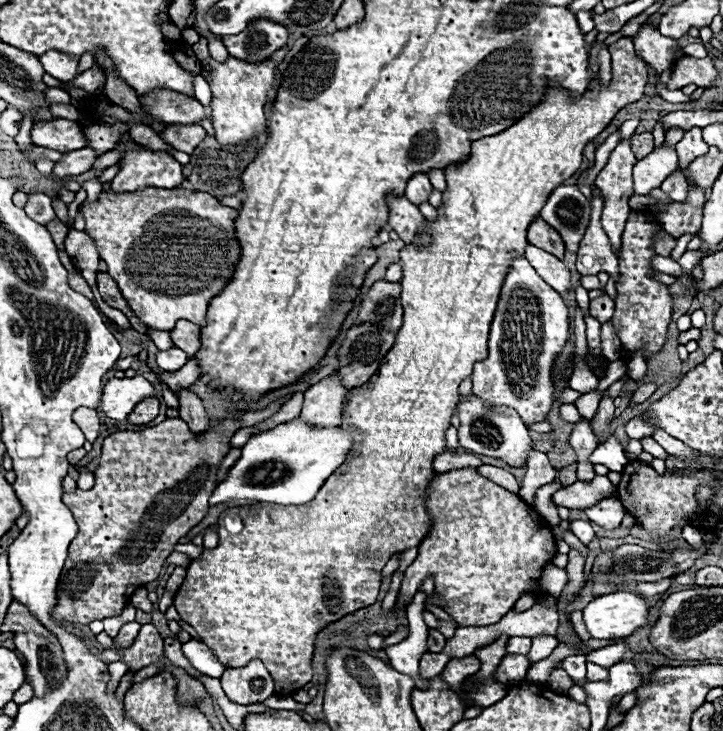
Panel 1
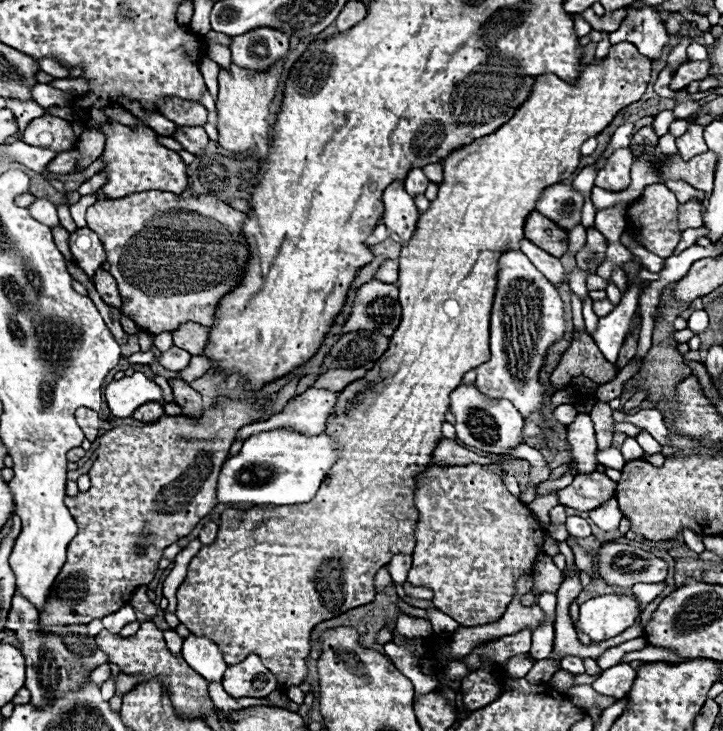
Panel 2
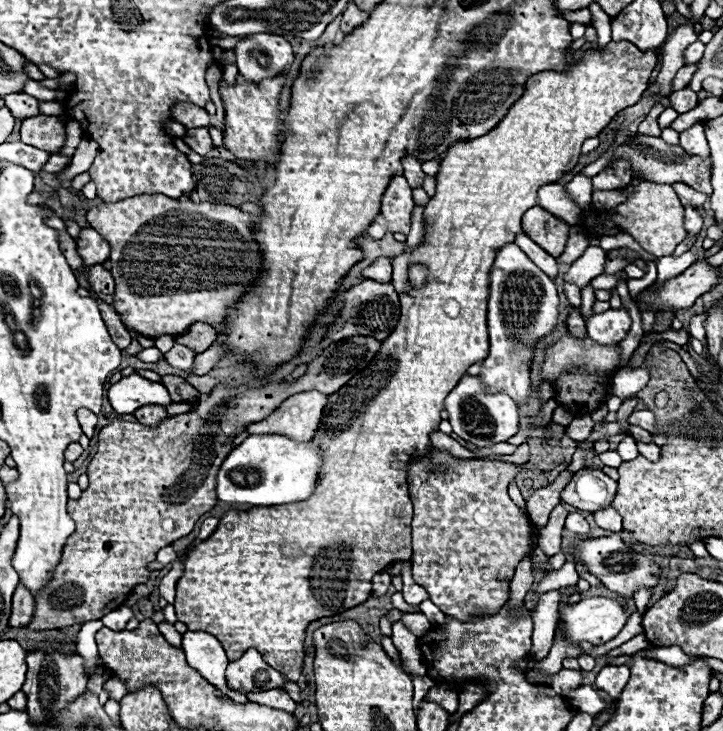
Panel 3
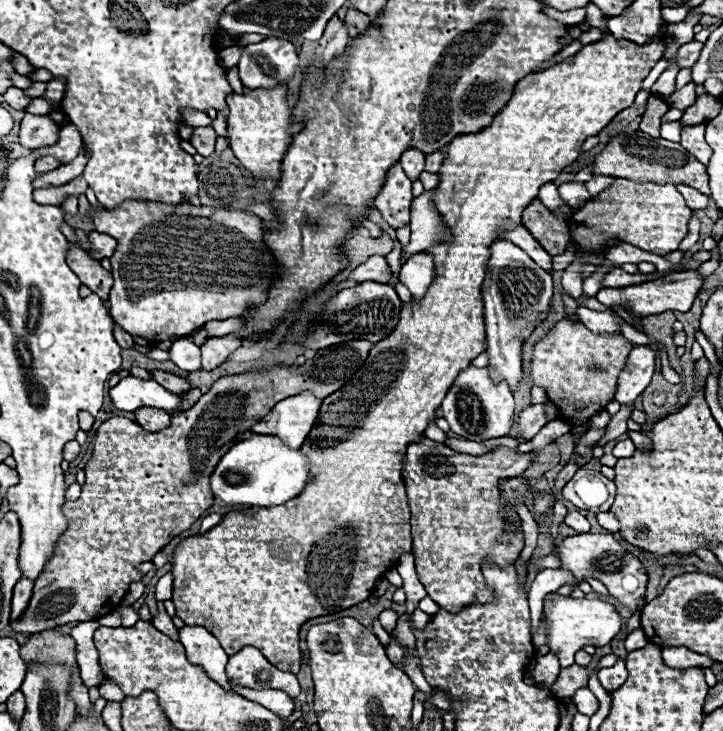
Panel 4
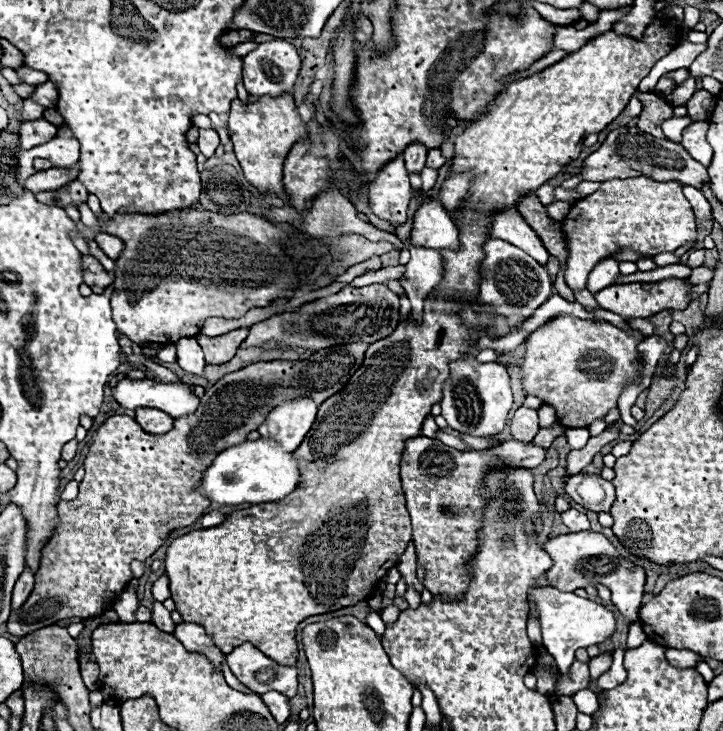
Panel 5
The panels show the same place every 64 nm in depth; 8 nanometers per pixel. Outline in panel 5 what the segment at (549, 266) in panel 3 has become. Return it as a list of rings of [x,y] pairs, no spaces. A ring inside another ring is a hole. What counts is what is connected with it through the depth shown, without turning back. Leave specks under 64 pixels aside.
[[[516,208],[492,212],[488,238],[500,238],[500,240],[512,242],[520,250],[524,250],[526,254],[536,258],[536,262],[540,262],[542,266],[550,256],[546,252],[542,240],[538,238],[538,234],[528,226],[528,222],[522,218],[522,214]]]

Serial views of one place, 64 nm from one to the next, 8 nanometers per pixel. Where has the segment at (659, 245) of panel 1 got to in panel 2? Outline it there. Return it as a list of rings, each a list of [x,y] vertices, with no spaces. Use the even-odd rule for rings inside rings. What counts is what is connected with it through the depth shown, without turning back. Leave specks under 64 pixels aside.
[[[664,184],[646,186],[642,196],[636,198],[626,208],[624,218],[626,218],[628,226],[634,228],[634,232],[638,234],[638,238],[646,250],[658,254],[660,258],[668,258],[674,254],[674,248],[682,238],[682,232],[678,230],[678,200]]]

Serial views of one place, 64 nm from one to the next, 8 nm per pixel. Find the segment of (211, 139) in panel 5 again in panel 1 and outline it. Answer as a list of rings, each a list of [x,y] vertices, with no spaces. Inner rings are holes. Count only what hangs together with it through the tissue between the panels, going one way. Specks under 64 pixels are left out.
[[[172,124],[164,132],[160,132],[160,136],[176,150],[192,154],[196,146],[206,138],[206,132],[200,124]]]

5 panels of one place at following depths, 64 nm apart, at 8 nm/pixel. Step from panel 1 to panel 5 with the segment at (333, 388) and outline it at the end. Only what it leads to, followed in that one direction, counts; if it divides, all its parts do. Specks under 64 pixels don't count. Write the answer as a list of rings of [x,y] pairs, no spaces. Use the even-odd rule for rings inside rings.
[[[310,398],[284,402],[284,406],[276,406],[276,410],[268,414],[268,418],[260,424],[258,432],[262,438],[278,442],[282,450],[294,452],[312,428],[316,420],[316,410],[318,406]]]

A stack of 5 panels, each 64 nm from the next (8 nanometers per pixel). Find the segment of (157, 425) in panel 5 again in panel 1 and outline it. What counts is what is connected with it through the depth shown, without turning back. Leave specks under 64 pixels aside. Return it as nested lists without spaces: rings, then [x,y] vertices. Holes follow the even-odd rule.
[[[146,398],[146,402],[140,402],[132,410],[128,420],[132,424],[148,424],[148,422],[152,422],[158,416],[158,410],[160,410],[160,402],[156,398]]]

